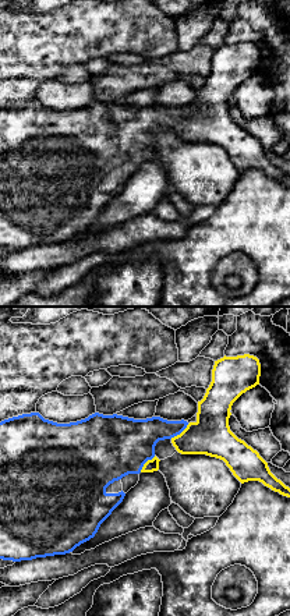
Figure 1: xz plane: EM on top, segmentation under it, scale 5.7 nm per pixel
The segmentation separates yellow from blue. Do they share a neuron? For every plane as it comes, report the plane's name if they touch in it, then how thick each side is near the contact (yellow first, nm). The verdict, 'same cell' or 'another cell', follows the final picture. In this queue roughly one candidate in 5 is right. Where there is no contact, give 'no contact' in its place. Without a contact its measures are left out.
xz | 240/220 nm

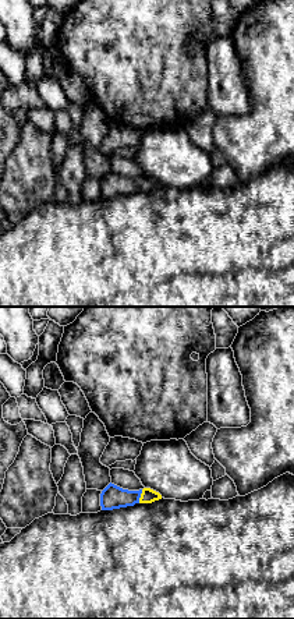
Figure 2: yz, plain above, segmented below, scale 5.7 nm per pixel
yz | 90/140 nm

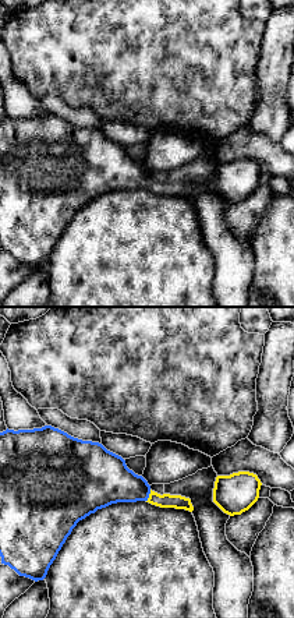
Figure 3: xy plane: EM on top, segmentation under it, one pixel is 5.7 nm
xy | 80/260 nm

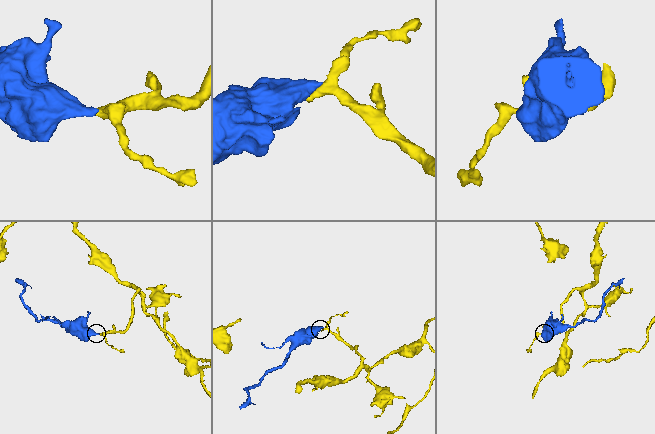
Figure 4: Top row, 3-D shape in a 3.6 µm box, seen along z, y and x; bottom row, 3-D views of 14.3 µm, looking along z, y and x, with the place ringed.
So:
same cell

